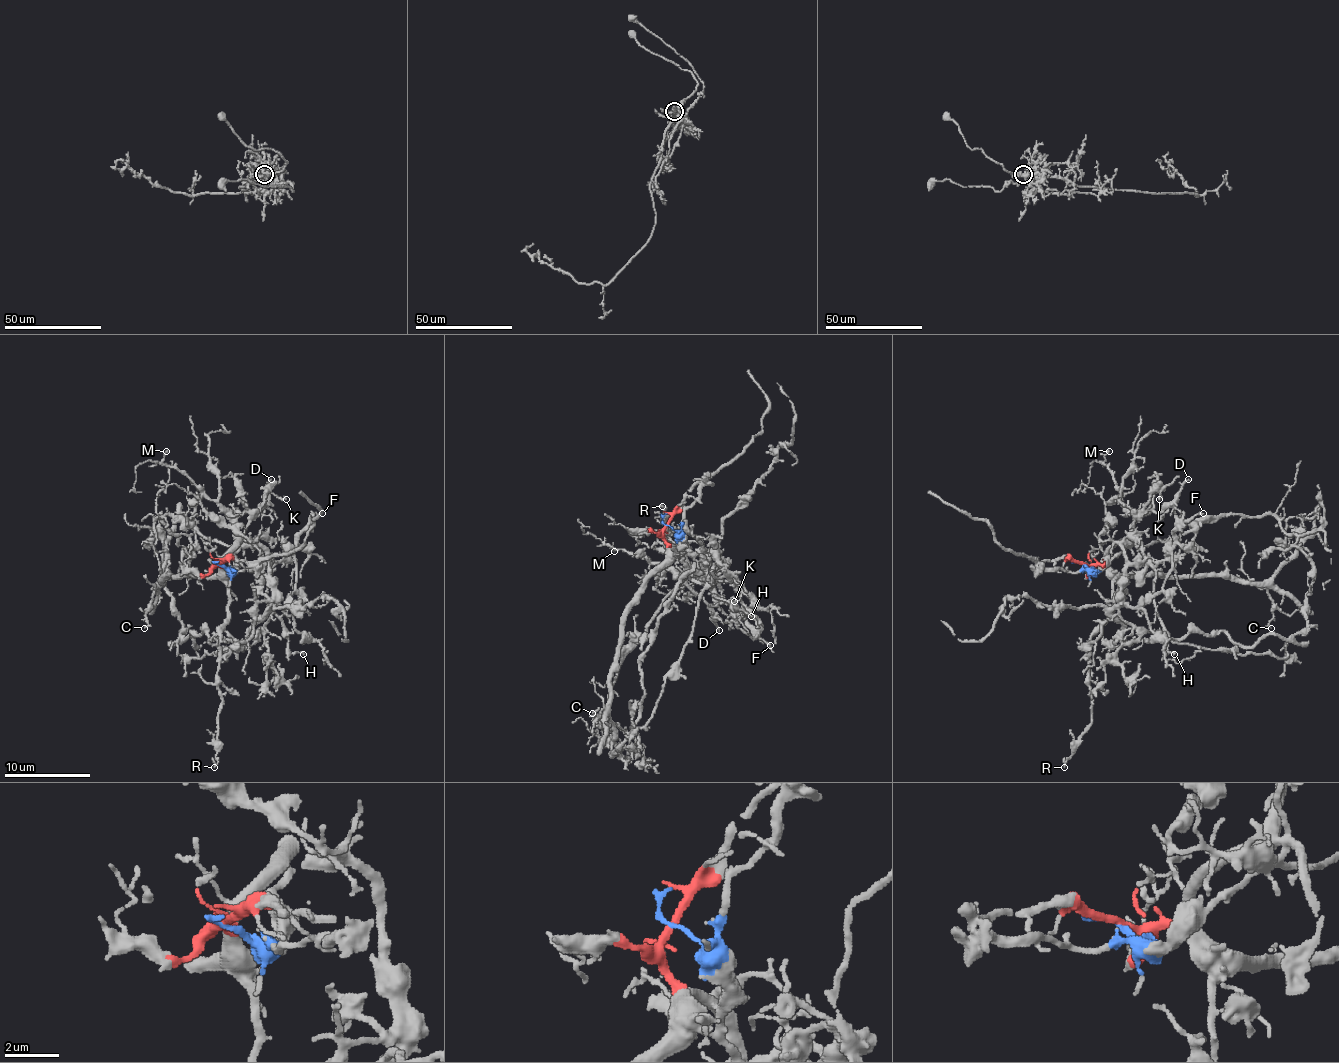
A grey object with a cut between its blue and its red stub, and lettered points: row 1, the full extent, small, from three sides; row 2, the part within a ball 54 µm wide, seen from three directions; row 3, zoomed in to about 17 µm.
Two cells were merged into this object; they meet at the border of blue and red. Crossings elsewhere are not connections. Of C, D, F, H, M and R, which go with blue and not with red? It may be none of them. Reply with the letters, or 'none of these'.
F

